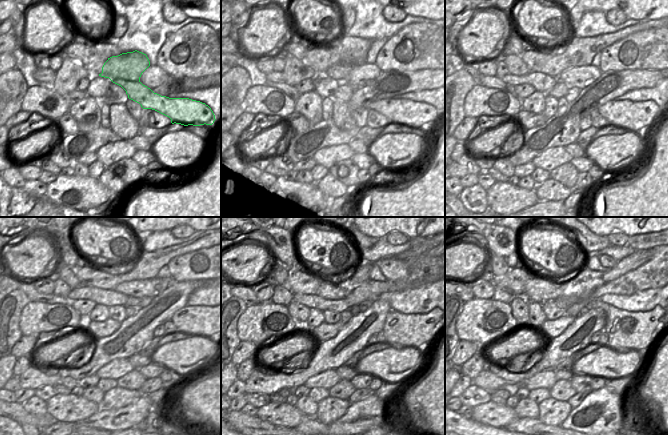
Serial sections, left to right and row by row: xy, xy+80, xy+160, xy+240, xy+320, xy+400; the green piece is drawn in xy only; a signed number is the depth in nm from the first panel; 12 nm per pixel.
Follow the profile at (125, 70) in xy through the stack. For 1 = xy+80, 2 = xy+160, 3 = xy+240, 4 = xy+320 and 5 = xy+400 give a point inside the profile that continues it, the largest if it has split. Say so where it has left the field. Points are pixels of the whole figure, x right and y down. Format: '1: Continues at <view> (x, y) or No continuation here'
1: Continues at xy+80 (408, 114)
2: Continues at xy+160 (639, 114)
3: Continues at xy+240 (198, 324)
4: Continues at xy+320 (413, 331)
5: Continues at xy+400 (627, 331)

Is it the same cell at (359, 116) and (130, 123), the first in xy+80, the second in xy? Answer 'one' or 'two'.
two

